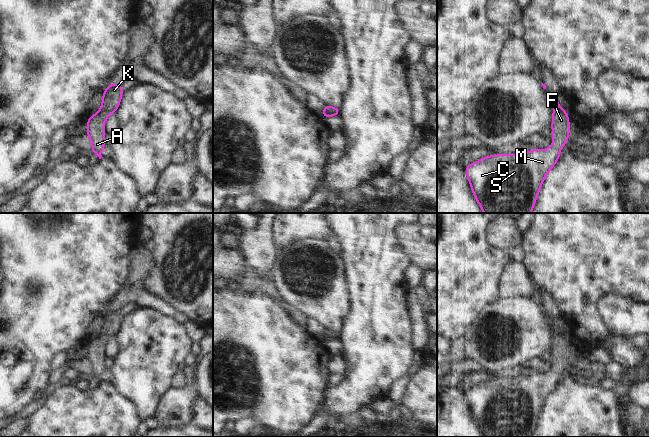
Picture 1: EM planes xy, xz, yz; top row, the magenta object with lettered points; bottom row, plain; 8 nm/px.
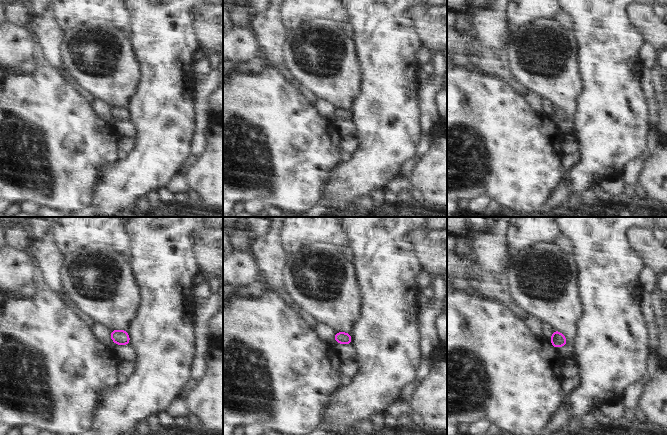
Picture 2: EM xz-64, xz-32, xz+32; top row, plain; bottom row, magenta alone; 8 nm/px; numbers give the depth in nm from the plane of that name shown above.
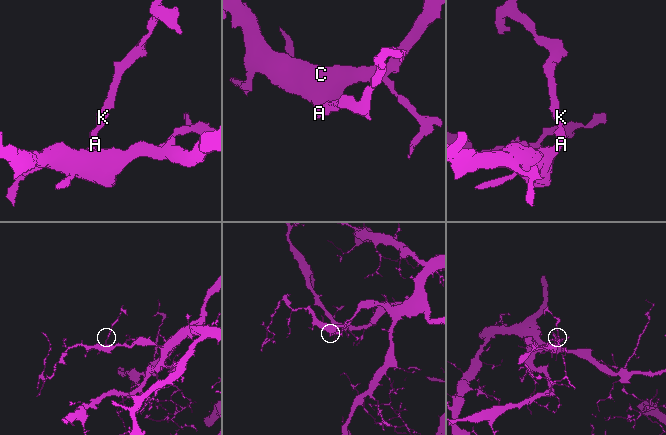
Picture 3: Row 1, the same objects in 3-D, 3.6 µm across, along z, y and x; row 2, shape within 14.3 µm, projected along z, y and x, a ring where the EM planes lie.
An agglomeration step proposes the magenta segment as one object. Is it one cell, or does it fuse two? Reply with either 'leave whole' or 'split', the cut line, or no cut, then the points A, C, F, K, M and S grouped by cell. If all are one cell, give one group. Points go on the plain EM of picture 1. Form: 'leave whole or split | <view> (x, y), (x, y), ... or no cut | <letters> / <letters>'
leave whole | no cut | A C F K M S

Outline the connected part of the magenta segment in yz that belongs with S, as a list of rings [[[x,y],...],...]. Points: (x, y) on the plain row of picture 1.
[[[546,316],[550,328],[554,332],[552,337],[552,358],[554,367],[546,374],[533,373],[530,376],[521,376],[518,379],[492,379],[483,381],[481,384],[472,387],[465,391],[467,402],[472,412],[472,417],[477,423],[478,428],[484,437],[531,437],[534,432],[535,425],[546,398],[555,389],[560,382],[559,376],[562,371],[568,366],[568,358],[570,357],[569,342],[566,334],[563,334],[557,326],[557,320],[553,316]]]

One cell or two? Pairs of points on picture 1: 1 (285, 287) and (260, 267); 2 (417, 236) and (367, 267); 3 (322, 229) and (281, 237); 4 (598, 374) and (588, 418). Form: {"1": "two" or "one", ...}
{"1": "two", "2": "one", "3": "one", "4": "two"}

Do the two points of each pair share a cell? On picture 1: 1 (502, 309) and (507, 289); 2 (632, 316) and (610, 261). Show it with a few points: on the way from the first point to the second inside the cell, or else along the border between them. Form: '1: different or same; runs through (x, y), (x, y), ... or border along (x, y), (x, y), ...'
1: different; border along (527, 296), (500, 299)
2: different; border along (624, 294), (605, 293), (601, 297)

